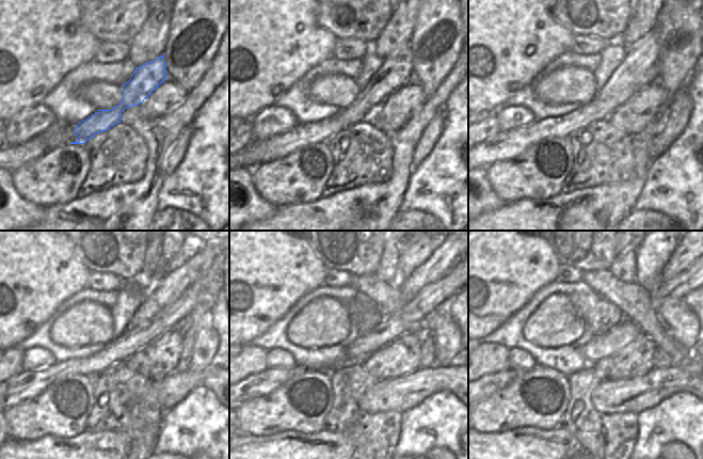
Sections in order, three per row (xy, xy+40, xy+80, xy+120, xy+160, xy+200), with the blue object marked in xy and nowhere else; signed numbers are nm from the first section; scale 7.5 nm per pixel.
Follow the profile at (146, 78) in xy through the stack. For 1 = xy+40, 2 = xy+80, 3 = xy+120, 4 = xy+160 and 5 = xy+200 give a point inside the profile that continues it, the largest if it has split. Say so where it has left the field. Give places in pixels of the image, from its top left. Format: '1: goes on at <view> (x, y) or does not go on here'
1: goes on at xy+40 (394, 73)
2: goes on at xy+80 (639, 58)
3: goes on at xy+120 (166, 289)
4: goes on at xy+160 (446, 255)
5: goes on at xy+200 (685, 253)

